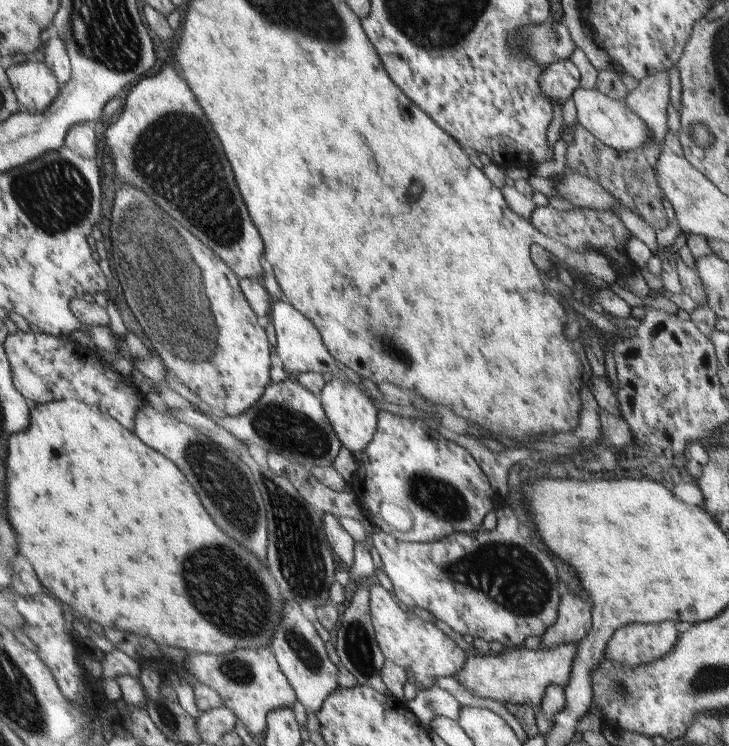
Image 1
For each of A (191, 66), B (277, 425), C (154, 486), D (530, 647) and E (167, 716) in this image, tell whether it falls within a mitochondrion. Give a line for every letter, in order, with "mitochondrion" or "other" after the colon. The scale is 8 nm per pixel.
A: other
B: mitochondrion
C: other
D: other
E: mitochondrion

